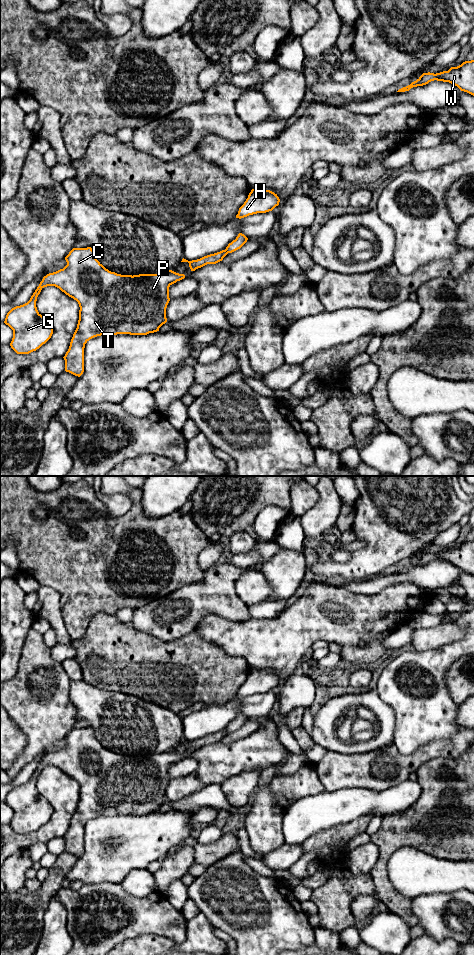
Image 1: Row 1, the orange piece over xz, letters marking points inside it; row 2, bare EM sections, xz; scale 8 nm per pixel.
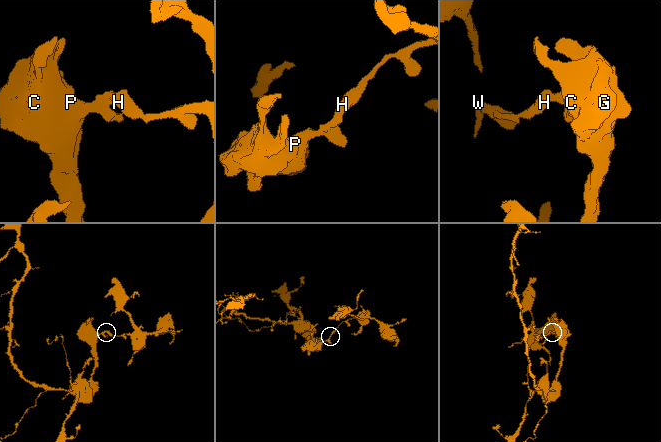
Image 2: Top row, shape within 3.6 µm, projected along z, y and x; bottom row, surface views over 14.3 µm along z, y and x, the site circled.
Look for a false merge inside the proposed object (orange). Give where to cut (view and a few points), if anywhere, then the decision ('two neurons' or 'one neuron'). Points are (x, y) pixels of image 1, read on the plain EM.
cut in xz along (225, 729), (227, 733); two neurons

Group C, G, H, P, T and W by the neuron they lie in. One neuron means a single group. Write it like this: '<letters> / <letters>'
C G P T / H W

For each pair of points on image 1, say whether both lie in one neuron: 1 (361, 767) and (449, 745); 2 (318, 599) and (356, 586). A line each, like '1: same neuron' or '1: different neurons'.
1: same neuron
2: different neurons

